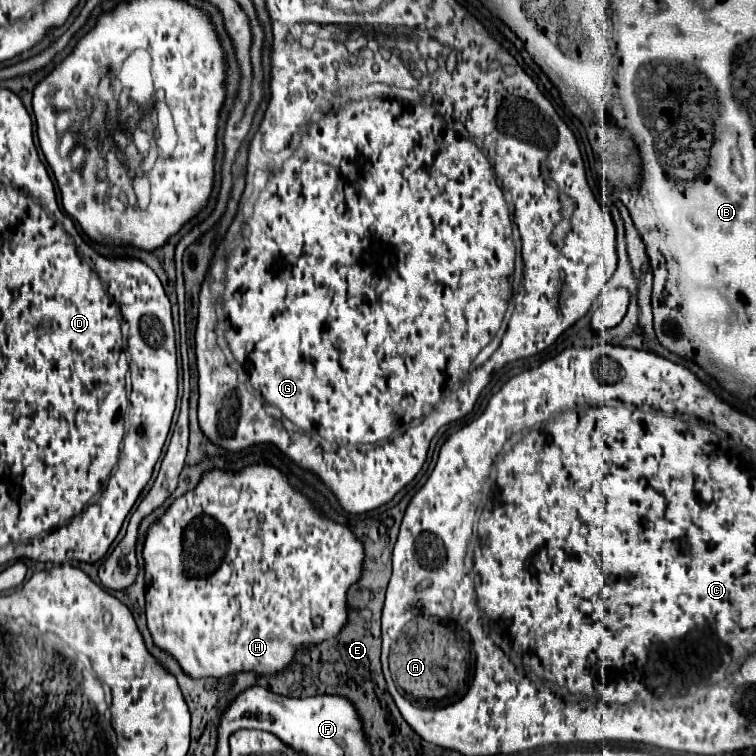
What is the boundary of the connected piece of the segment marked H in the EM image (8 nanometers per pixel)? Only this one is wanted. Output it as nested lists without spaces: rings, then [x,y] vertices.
[[[260,459],[258,463],[252,463],[234,473],[230,469],[218,469],[218,467],[206,471],[200,483],[196,485],[196,489],[174,499],[172,505],[166,509],[166,513],[148,527],[144,549],[142,549],[142,559],[144,559],[144,571],[146,571],[144,573],[146,623],[148,623],[148,631],[152,635],[154,645],[166,651],[168,655],[172,655],[188,677],[222,679],[234,673],[248,673],[248,671],[254,671],[256,675],[282,673],[284,669],[288,669],[288,665],[292,667],[296,663],[296,651],[304,647],[320,645],[336,637],[348,625],[348,591],[362,577],[364,543],[346,525],[340,525],[334,519],[326,517],[316,507],[316,503],[308,495],[292,487],[288,477],[280,469],[270,465],[268,459]]]

